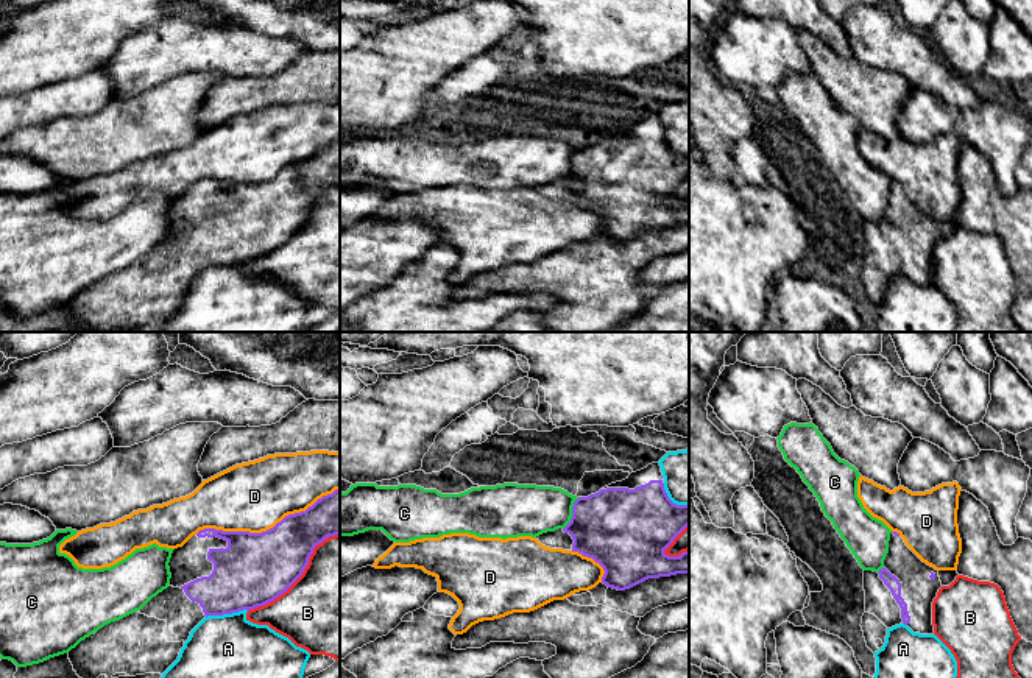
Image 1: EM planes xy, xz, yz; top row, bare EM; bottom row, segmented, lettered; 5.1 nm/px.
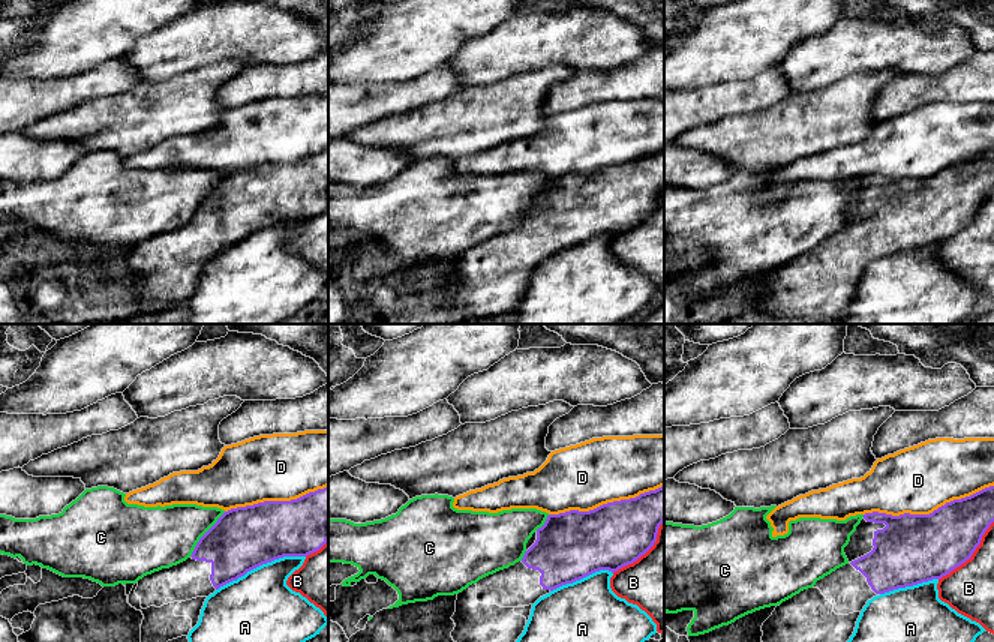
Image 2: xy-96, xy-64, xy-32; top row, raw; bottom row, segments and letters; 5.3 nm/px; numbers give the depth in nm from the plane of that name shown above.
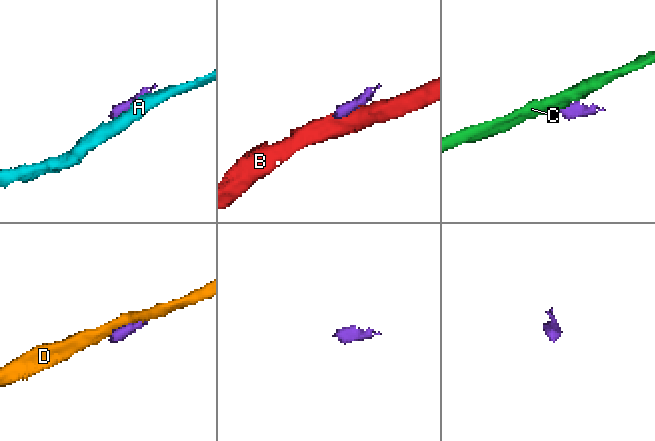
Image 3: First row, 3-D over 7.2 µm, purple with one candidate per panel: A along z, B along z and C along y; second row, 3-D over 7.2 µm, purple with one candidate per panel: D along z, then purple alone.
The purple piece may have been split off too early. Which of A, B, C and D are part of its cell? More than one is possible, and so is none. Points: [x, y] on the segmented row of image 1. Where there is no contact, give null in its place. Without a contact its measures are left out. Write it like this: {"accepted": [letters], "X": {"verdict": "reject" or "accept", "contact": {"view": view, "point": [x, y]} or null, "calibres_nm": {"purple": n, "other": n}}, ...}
{"accepted": [], "A": {"verdict": "reject", "contact": {"view": "xy", "point": [226, 613]}, "calibres_nm": {"purple": 360, "other": 320}}, "B": {"verdict": "reject", "contact": {"view": "xy", "point": [300, 575]}, "calibres_nm": {"purple": 360, "other": 500}}, "C": {"verdict": "reject", "contact": {"view": "xz", "point": [572, 513]}, "calibres_nm": {"purple": 420, "other": 280}}, "D": {"verdict": "reject", "contact": {"view": "xy", "point": [267, 530]}, "calibres_nm": {"purple": 360, "other": 360}}}

